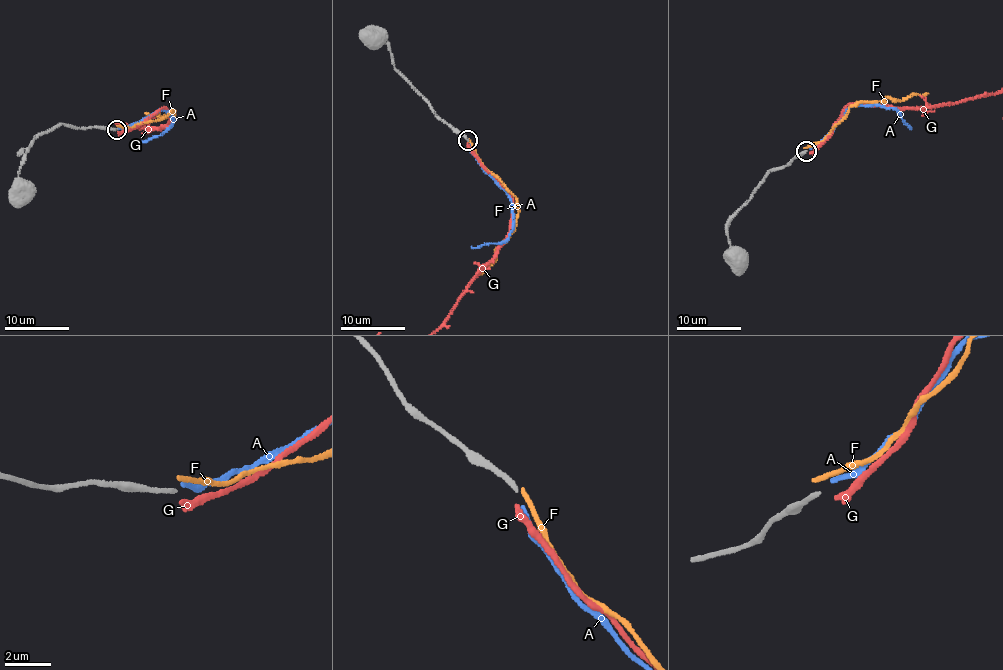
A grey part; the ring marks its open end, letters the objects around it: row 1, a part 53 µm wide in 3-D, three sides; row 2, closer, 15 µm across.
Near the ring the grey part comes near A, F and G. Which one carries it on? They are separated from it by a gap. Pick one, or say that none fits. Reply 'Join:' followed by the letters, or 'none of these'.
Join: A

